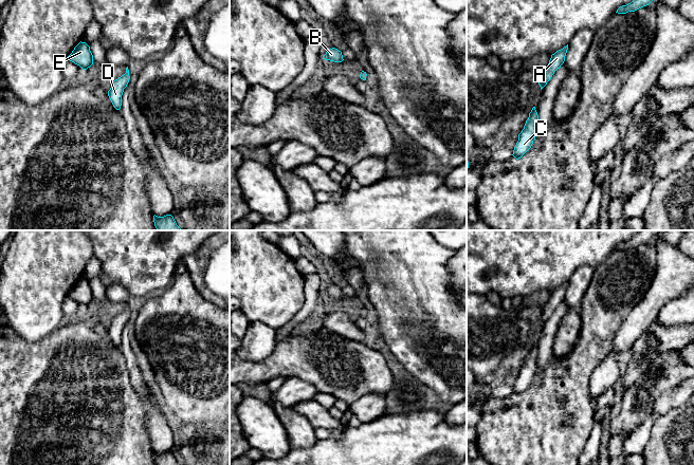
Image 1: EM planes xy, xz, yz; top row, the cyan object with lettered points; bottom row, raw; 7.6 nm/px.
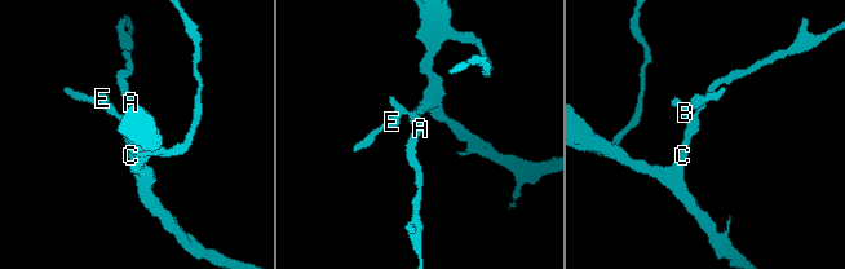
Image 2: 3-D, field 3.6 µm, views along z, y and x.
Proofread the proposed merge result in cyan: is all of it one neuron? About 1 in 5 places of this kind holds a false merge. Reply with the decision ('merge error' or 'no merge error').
no merge error

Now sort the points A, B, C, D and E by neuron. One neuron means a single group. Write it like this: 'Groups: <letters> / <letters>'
Groups: A B C D E

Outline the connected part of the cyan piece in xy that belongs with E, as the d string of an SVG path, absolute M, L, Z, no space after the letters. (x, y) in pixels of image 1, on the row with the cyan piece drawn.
M80 41L68 56L68 60L79 66L83 70L87 70L93 64L93 55L90 46L86 42Z

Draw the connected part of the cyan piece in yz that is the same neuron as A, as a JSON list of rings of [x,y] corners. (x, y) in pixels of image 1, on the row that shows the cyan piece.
[[[568,44],[551,55],[549,63],[546,67],[546,70],[545,70],[545,75],[543,76],[542,80],[538,82],[538,85],[541,87],[541,90],[551,79],[551,77],[554,74],[554,72],[558,69],[560,69],[561,66],[564,63],[567,50],[568,50]]]

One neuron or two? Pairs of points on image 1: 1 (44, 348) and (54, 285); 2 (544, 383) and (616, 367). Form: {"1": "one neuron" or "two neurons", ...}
{"1": "two neurons", "2": "two neurons"}

